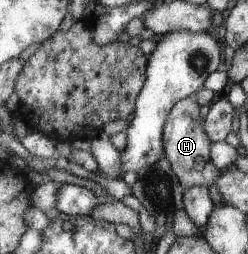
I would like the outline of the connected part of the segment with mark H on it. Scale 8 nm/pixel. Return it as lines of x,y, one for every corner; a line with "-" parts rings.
193,96
176,102
164,126
166,158
171,162
172,171
185,190
201,185
209,188
218,181
221,172
212,164
210,155
211,141
204,132
203,121
199,116
199,104

